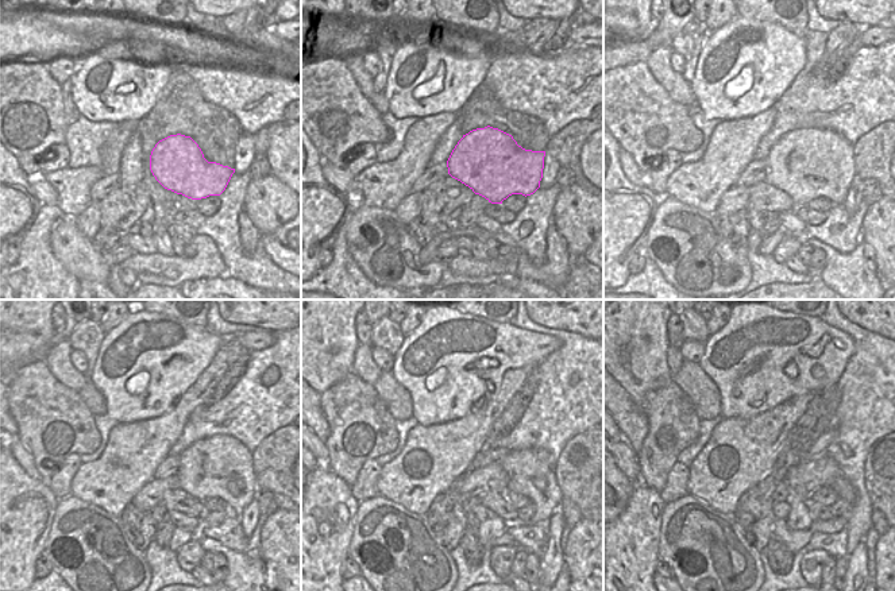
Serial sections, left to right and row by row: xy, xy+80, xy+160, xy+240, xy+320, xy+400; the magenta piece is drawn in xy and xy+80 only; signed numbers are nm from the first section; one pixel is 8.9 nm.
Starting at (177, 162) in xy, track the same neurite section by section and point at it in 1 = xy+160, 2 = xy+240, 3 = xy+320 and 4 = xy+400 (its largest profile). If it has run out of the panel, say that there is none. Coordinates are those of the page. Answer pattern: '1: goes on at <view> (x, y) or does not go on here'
1: goes on at xy+160 (805, 163)
2: goes on at xy+240 (220, 466)
3: goes on at xy+320 (528, 475)
4: goes on at xy+400 (843, 487)

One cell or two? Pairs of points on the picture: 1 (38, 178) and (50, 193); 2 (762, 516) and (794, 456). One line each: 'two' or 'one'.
1: one
2: one

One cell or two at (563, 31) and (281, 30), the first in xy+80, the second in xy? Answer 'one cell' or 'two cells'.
two cells

